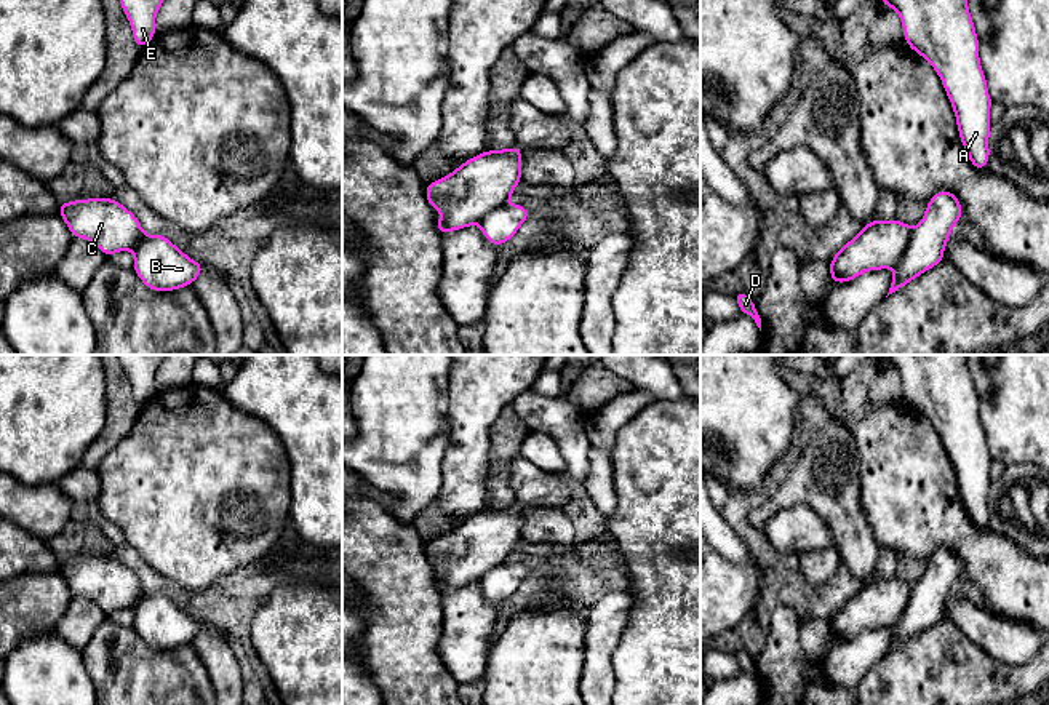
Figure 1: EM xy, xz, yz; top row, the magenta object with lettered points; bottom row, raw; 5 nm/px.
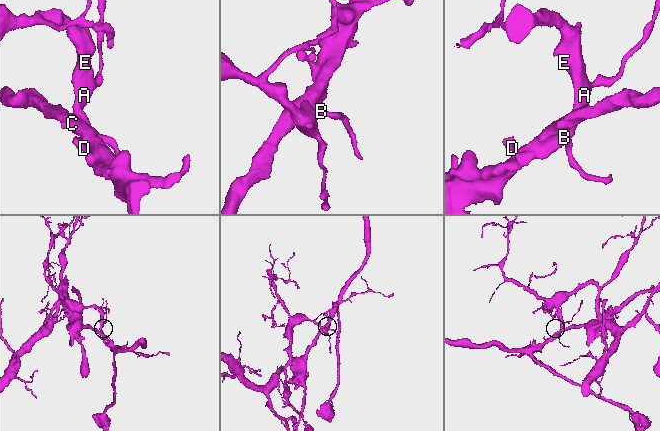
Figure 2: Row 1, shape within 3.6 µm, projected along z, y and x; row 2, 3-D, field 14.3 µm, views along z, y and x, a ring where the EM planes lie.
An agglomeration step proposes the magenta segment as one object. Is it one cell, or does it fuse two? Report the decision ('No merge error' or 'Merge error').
Merge error

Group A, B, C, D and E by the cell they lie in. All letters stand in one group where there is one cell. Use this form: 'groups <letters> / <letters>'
groups A B D E / C

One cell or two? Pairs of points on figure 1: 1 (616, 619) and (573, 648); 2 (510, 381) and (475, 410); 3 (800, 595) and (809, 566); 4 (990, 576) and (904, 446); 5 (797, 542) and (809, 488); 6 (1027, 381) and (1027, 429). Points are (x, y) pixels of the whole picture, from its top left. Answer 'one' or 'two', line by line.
1: two
2: one
3: two
4: one
5: two
6: one

